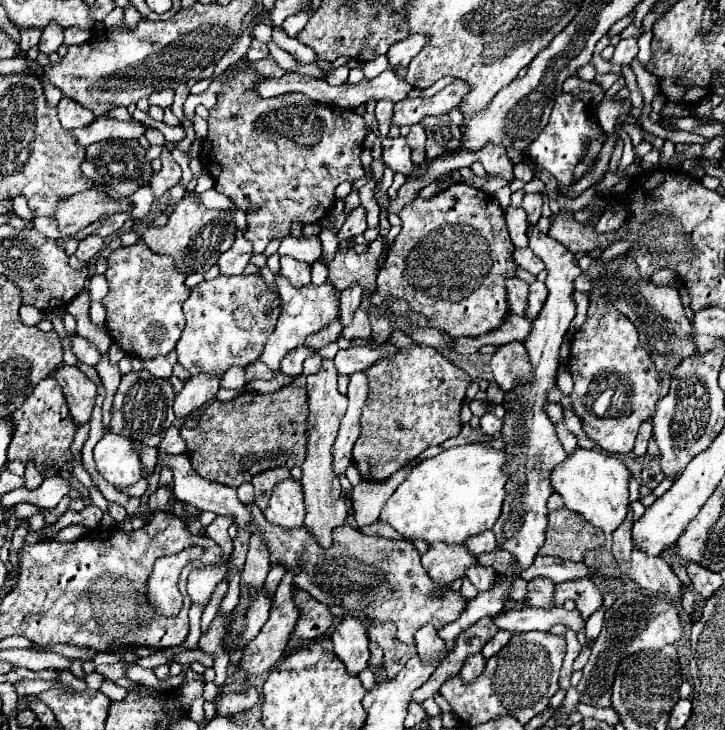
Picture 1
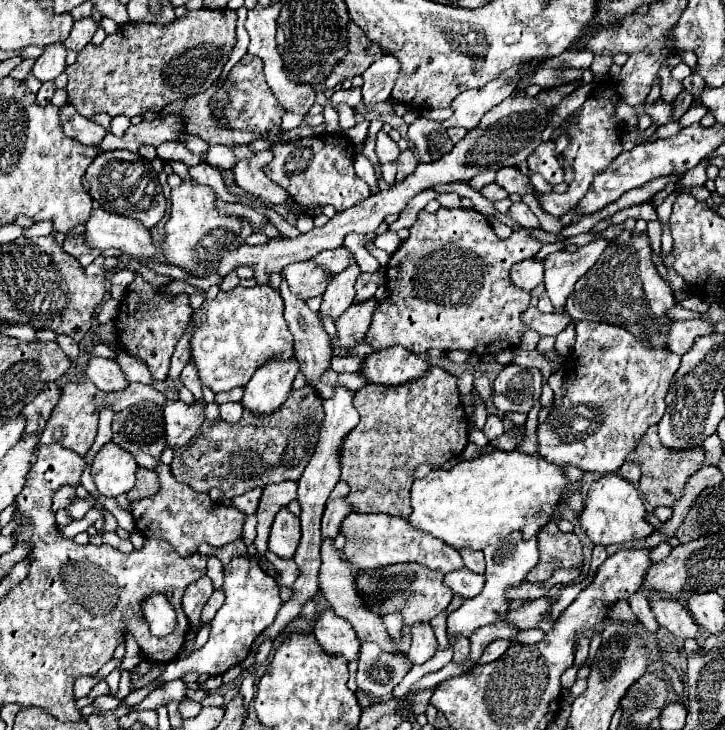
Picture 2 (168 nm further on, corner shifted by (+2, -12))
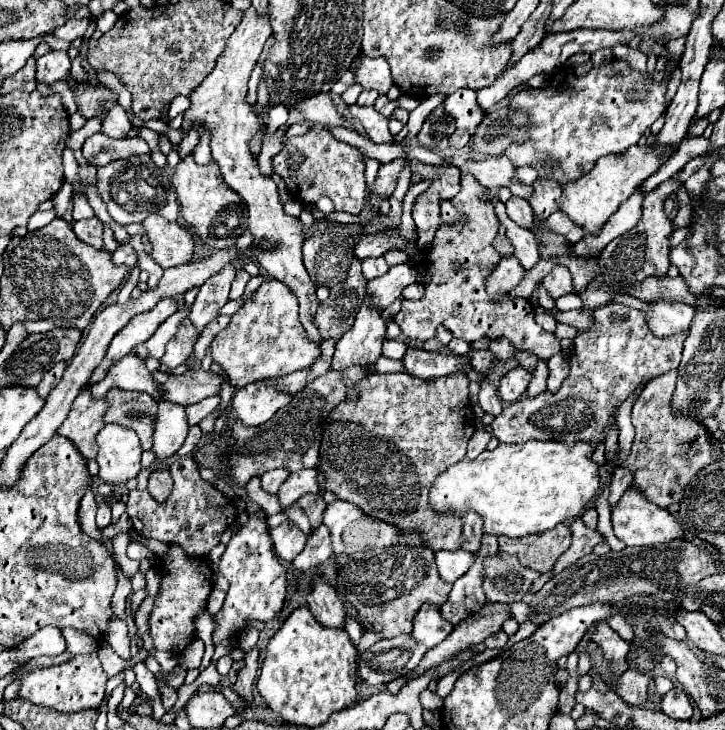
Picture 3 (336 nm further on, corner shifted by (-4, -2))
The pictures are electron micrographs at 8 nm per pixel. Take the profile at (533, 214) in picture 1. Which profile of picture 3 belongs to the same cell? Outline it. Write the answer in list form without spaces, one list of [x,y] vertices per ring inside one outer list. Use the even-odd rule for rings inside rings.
[[[512,196],[512,198],[506,202],[506,214],[510,216],[510,220],[514,220],[514,222],[516,222],[518,226],[522,226],[522,228],[530,228],[532,222],[534,222],[532,206],[528,204],[528,200],[518,198],[518,196]]]

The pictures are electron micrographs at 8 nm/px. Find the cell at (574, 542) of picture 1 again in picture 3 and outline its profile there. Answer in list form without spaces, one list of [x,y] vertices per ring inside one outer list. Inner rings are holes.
[[[566,524],[556,526],[554,530],[548,530],[546,534],[534,534],[524,538],[508,538],[500,536],[500,550],[518,556],[522,566],[528,566],[538,572],[552,570],[558,556],[562,556],[570,544],[572,544],[572,532]]]

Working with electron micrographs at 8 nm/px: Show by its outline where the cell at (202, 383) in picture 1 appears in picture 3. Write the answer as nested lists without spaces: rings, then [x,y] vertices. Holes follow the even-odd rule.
[[[162,402],[158,406],[158,420],[154,428],[154,446],[152,446],[152,452],[156,452],[156,460],[170,458],[184,444],[188,430],[190,426],[186,408],[172,402]]]

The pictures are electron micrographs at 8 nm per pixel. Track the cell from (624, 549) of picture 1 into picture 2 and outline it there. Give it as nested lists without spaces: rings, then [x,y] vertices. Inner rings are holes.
[[[638,591],[631,594],[628,603],[640,622],[651,632],[656,632],[659,625],[651,611],[649,601],[644,592]]]

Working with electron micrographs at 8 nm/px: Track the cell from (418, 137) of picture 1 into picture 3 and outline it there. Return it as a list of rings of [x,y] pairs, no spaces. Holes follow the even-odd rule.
[[[396,158],[396,160],[380,166],[378,178],[376,178],[376,186],[374,186],[374,194],[372,194],[372,200],[374,200],[376,206],[378,206],[378,198],[380,198],[382,194],[390,196],[390,194],[394,192],[396,184],[398,184],[398,174],[400,174],[406,166],[410,166],[410,160],[406,160],[406,158]]]

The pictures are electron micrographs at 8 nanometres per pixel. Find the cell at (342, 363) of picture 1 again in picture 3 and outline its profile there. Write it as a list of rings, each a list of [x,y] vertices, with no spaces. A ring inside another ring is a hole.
[[[408,346],[406,354],[402,356],[402,366],[414,378],[432,380],[432,378],[440,378],[452,372],[458,372],[462,368],[462,356],[426,352],[426,350]]]

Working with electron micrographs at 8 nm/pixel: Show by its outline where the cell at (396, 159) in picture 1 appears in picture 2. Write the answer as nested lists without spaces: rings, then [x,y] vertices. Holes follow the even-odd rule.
[[[382,130],[376,134],[376,156],[378,156],[380,164],[396,162],[398,156],[400,156],[400,150],[398,150],[396,142],[392,142],[392,138]]]

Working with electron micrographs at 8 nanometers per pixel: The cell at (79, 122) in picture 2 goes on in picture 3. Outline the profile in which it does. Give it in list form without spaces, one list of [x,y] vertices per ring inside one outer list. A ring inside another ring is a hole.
[[[120,104],[110,108],[102,120],[102,132],[110,138],[124,138],[130,128],[132,124],[128,122],[128,116]]]

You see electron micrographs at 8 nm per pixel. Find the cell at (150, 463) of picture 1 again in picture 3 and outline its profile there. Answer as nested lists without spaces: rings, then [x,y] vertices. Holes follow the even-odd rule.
[[[156,470],[156,472],[150,474],[148,492],[158,502],[164,502],[170,496],[170,490],[172,490],[172,478],[170,478],[170,472],[168,470]]]

